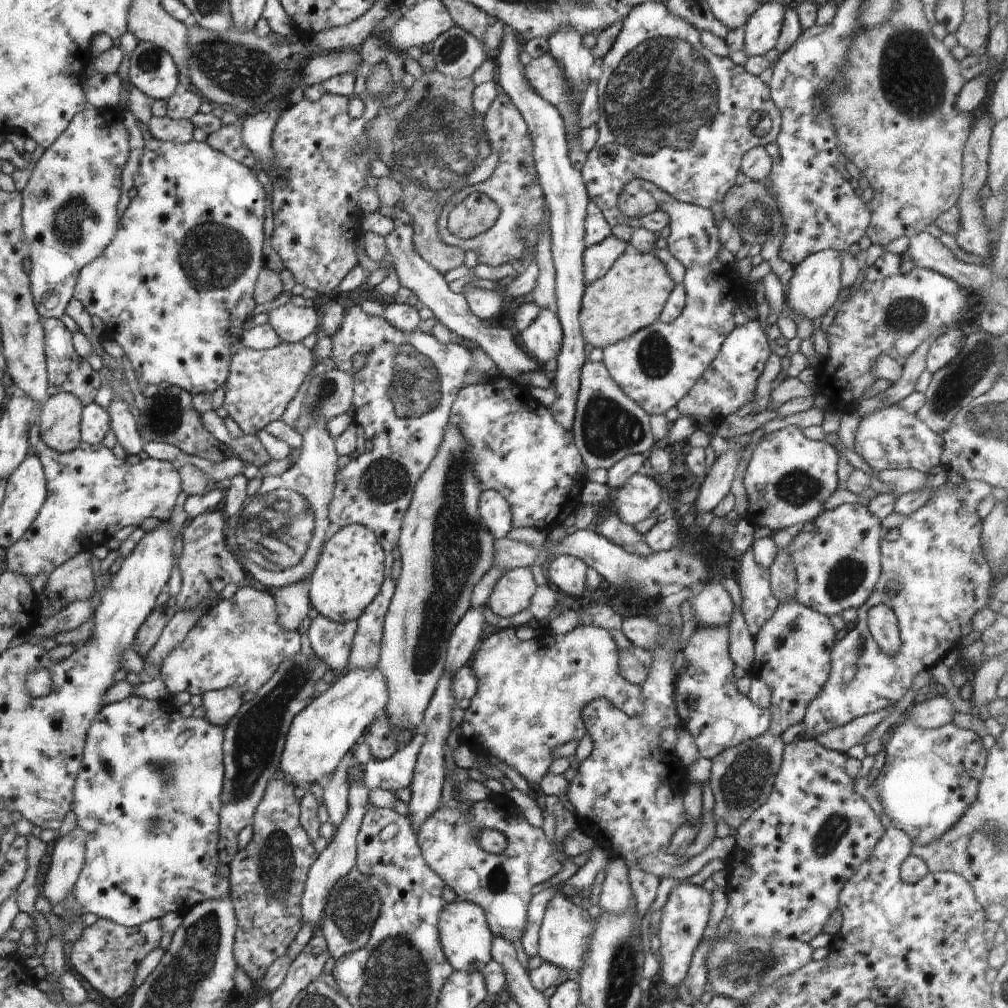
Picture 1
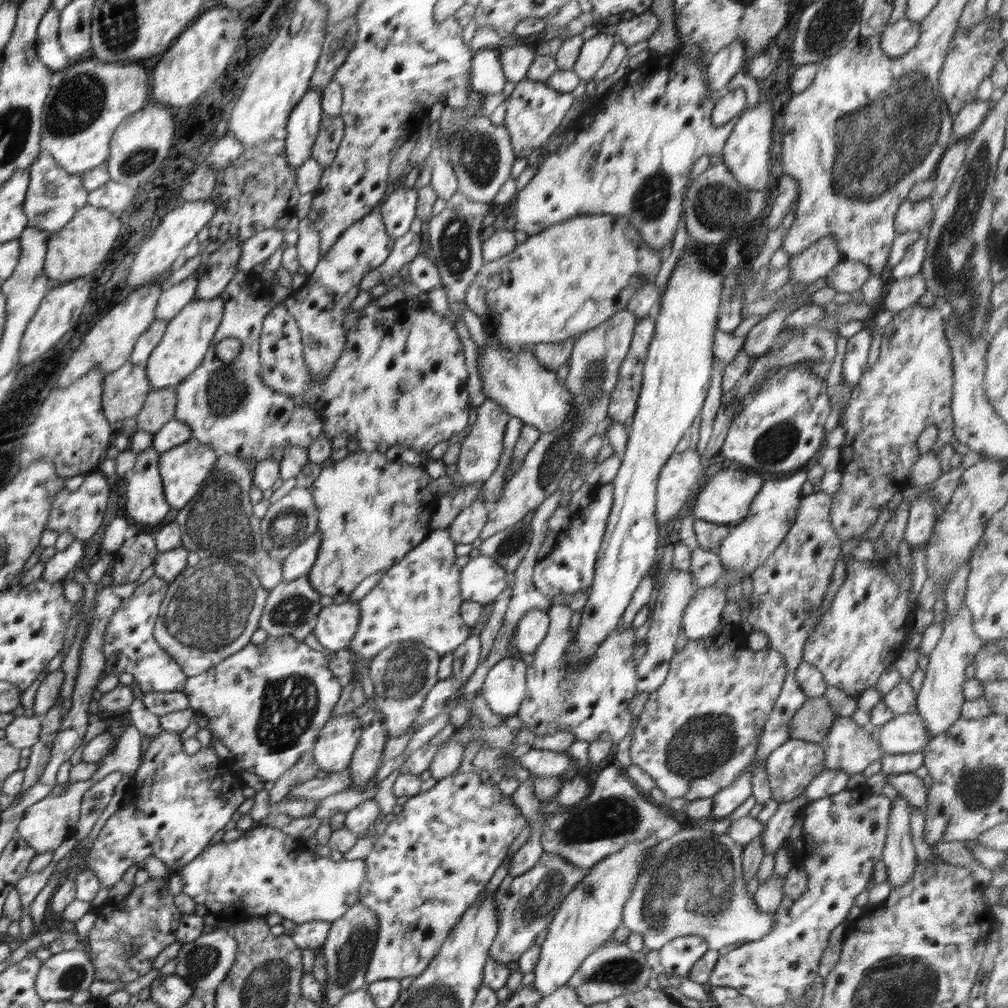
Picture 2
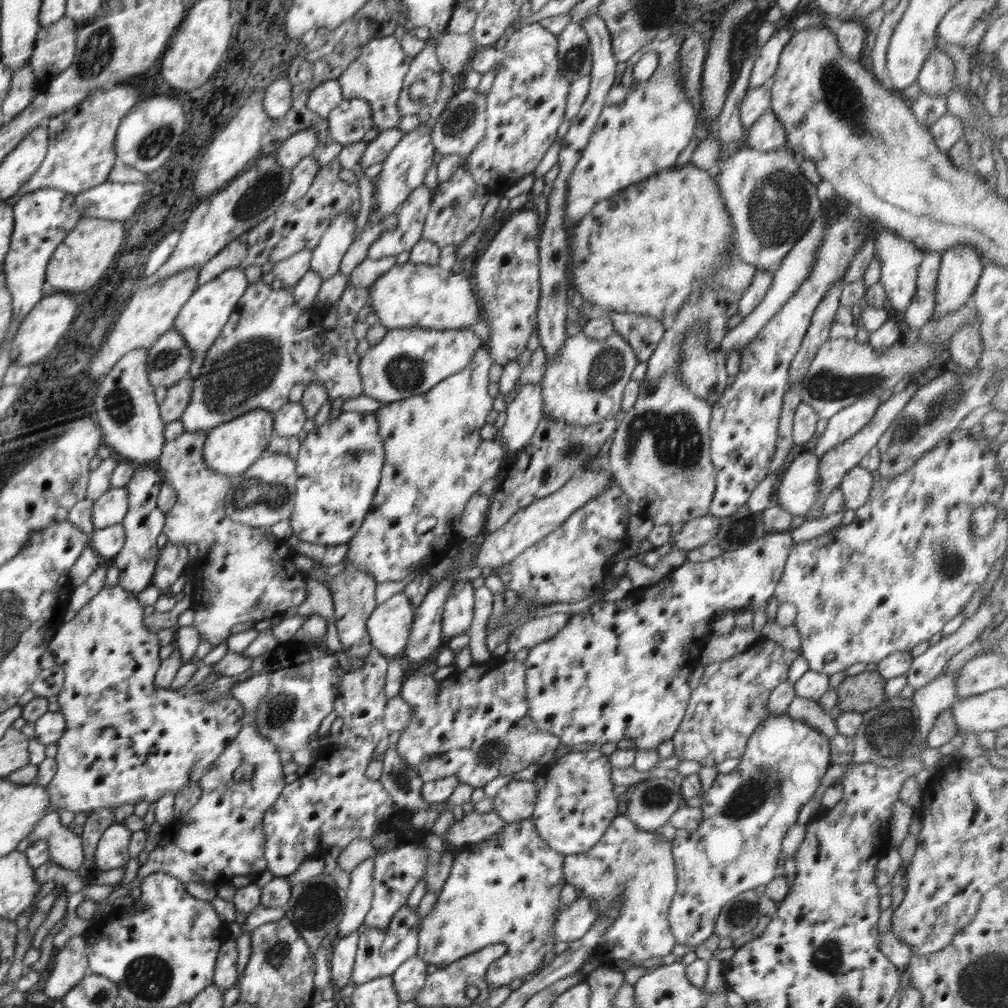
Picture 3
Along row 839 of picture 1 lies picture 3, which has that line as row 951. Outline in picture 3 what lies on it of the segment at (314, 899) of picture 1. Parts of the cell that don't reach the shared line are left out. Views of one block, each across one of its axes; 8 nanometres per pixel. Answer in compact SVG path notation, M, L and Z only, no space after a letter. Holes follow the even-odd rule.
M358 930L348 936L337 937L333 941L332 958L330 958L330 984L343 988L352 983L351 976L359 942Z

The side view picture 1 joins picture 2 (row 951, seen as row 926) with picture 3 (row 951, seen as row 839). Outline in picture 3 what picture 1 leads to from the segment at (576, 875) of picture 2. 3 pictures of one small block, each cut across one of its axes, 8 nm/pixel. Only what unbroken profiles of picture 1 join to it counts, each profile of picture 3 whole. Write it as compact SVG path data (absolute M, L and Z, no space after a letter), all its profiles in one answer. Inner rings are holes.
M532 818L518 820L518 822L506 823L506 826L504 826L504 828L502 828L498 834L494 834L494 836L490 836L490 838L482 840L482 842L468 843L467 845L463 846L460 854L453 858L450 874L448 875L448 878L446 879L446 882L444 883L444 886L440 891L438 899L436 900L431 912L420 920L420 926L418 927L417 955L422 960L426 961L427 964L435 964L437 967L445 967L466 955L479 951L481 948L487 947L488 945L498 944L506 946L507 952L504 952L502 956L498 956L498 958L494 959L486 971L485 981L488 985L488 992L491 990L496 990L502 985L509 985L515 978L525 980L526 978L534 975L543 966L542 960L544 959L546 953L553 950L553 946L556 944L554 922L556 922L556 917L558 917L561 910L560 891L566 884L566 880L562 872L564 859L565 855L561 855L553 848L550 848L548 844L544 842L544 839L540 838Z

